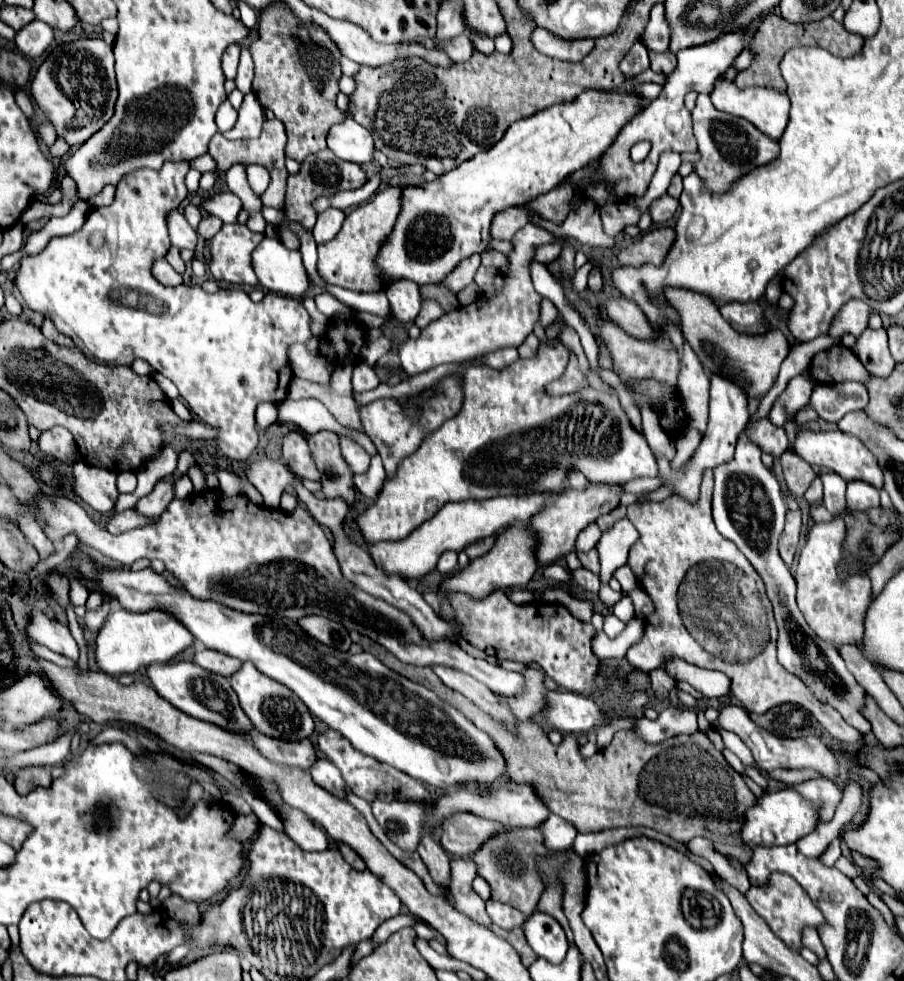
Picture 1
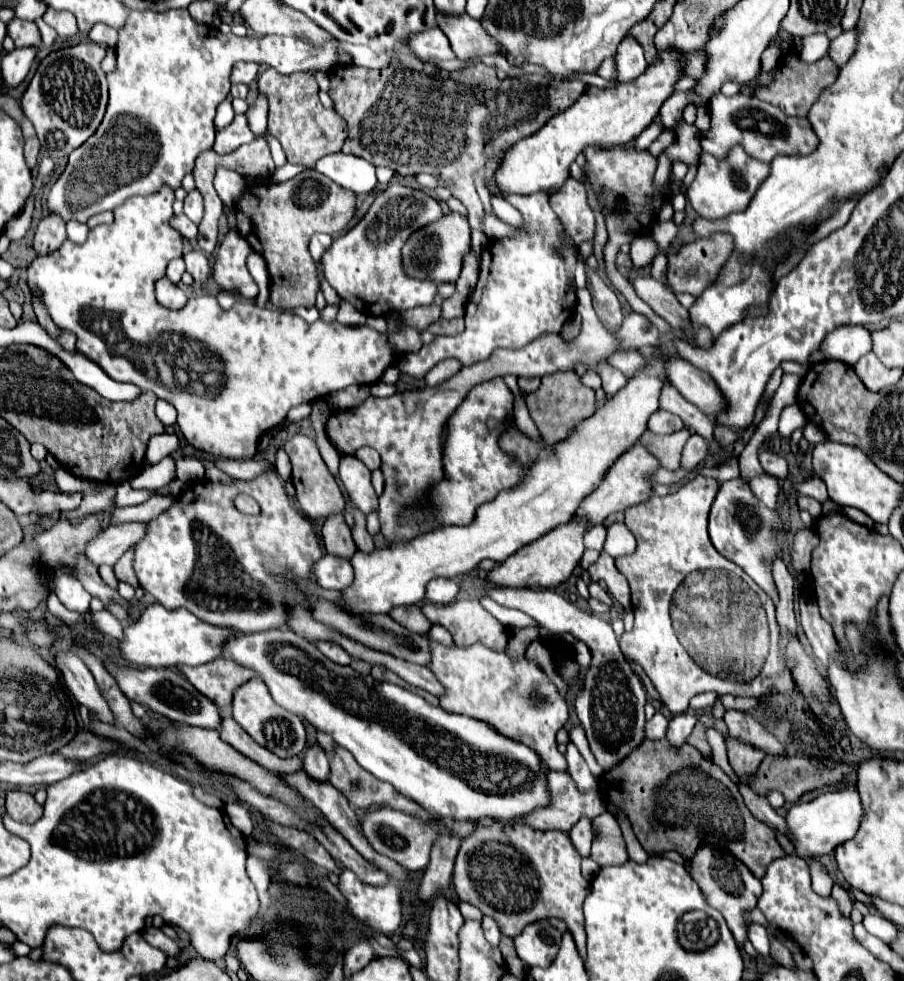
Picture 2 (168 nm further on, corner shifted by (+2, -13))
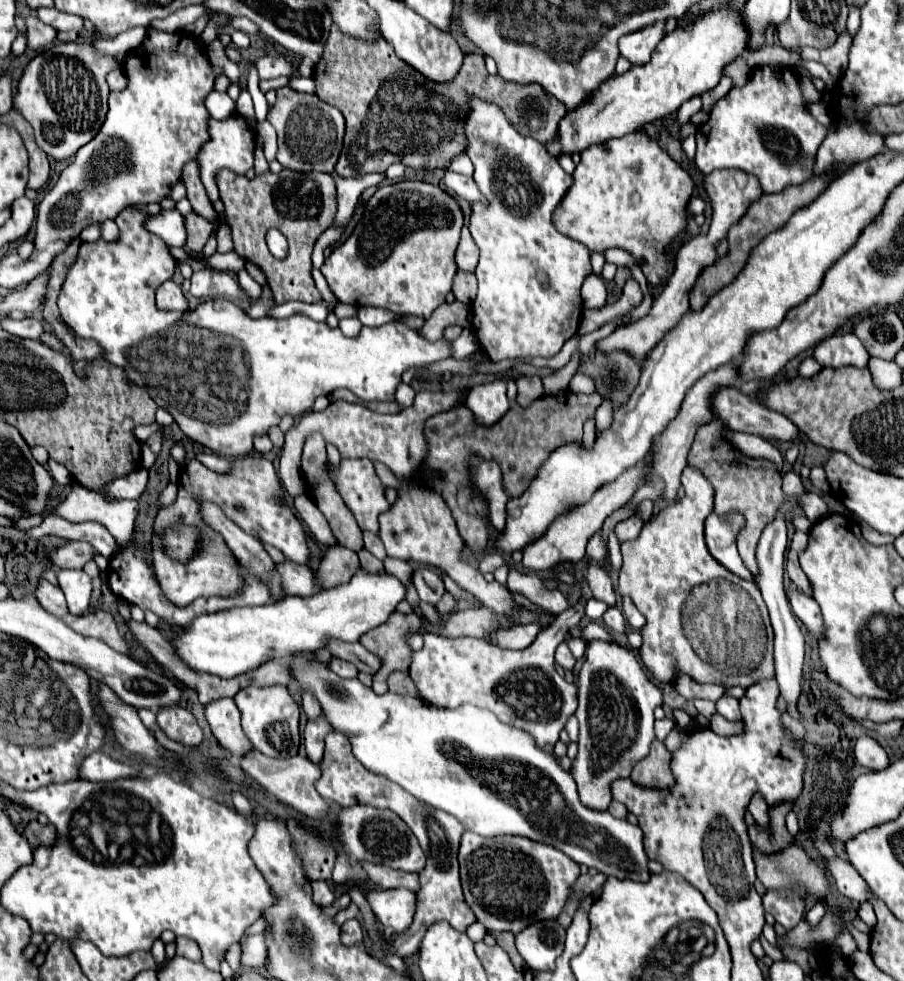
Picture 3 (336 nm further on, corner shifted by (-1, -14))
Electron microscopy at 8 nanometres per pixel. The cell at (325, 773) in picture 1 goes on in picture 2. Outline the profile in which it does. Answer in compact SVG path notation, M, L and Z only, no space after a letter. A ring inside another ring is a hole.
M314 743L312 747L308 747L304 751L304 759L302 759L302 769L318 779L318 781L326 781L328 779L328 773L330 773L330 759L328 755L324 753L324 749L320 749L318 743Z

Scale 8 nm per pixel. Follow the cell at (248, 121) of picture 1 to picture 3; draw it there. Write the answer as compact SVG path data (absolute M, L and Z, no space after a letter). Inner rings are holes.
M233 114L227 120L211 120L209 122L209 136L211 136L211 140L203 146L203 152L199 152L197 158L199 158L201 166L205 164L205 170L201 170L205 190L207 190L209 198L211 198L211 202L217 202L219 200L219 188L217 188L219 170L227 168L227 170L231 170L235 174L245 174L249 168L253 168L255 138L253 138L253 132L247 128L247 122L239 114Z

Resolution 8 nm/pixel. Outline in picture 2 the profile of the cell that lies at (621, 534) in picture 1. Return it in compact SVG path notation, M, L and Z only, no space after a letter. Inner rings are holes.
M612 523L608 527L604 551L612 557L622 557L622 555L630 555L634 549L636 549L636 541L632 531L624 523Z

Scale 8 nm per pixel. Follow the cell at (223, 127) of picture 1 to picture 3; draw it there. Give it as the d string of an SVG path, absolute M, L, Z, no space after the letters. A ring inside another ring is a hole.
M211 92L205 98L205 104L207 104L207 110L211 112L211 116L217 120L227 120L229 116L233 116L237 112L235 102L223 92Z

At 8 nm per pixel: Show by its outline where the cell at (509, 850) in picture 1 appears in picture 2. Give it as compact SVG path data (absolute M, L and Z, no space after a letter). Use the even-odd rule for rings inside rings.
M522 823L478 825L458 851L454 889L460 901L478 907L482 915L494 917L500 931L508 937L516 937L526 925L544 917L564 919L584 959L586 931L582 903L590 893L590 883L580 875L580 861L568 833L540 831Z

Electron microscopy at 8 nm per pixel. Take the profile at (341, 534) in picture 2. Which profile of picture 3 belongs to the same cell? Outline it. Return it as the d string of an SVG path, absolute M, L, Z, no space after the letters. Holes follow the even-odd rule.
M335 544L323 556L321 566L317 570L317 580L321 580L323 588L339 586L343 582L349 582L357 568L359 568L357 554L341 544Z

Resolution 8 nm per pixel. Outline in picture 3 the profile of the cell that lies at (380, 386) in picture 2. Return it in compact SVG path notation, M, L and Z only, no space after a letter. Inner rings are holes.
M397 388L397 390L395 390L395 402L397 402L401 408L409 406L409 404L413 402L413 398L415 398L415 390L413 390L413 388Z

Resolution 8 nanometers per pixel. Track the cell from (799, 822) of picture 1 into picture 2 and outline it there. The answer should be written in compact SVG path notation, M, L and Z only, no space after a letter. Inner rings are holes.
M856 781L844 783L844 789L820 793L812 801L800 801L800 803L792 805L786 815L786 823L796 839L794 847L796 847L798 855L804 859L832 853L836 849L836 845L842 845L844 841L848 841L856 835L862 819L864 819L864 809L862 809L862 799L860 799Z

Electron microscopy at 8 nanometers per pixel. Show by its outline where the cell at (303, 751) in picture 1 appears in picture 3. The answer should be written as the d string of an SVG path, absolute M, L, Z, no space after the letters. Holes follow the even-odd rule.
M223 698L219 702L207 704L205 716L211 726L213 736L237 760L241 760L247 754L247 750L253 750L247 734L241 728L241 714L239 714L239 708L235 706L233 698Z

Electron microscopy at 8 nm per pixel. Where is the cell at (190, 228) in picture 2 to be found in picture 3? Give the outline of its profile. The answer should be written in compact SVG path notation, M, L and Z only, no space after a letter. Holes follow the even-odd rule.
M165 210L163 214L151 216L147 220L147 230L161 236L169 246L185 246L187 228L179 210Z

